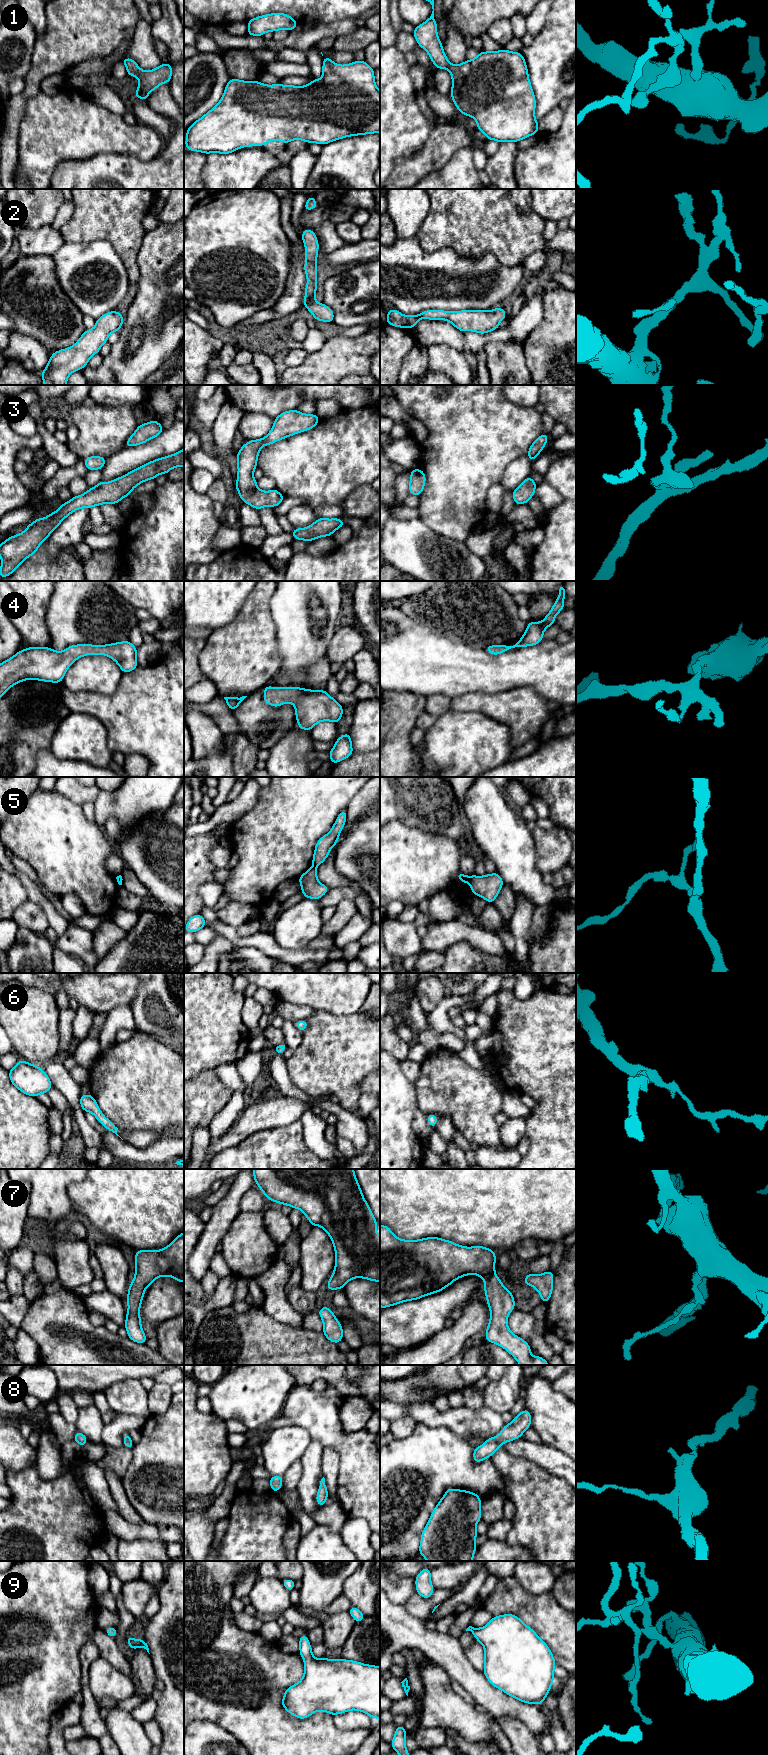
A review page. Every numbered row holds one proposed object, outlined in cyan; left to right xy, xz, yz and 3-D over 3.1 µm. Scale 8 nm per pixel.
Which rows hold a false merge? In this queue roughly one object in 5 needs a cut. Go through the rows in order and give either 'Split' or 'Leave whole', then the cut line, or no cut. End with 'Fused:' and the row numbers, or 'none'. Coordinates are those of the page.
1: Leave whole. No split
2: Leave whole. No split
3: Leave whole. No split
4: Leave whole. No split
5: Split. Split along yz (469, 877), (467, 881)
6: Leave whole. No split
7: Leave whole. No split
8: Leave whole. No split
9: Leave whole. No split
Fused: 5

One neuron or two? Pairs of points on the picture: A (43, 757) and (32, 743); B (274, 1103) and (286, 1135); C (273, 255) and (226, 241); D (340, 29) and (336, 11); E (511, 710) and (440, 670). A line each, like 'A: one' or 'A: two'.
A: two
B: two
C: one
D: two
E: two

